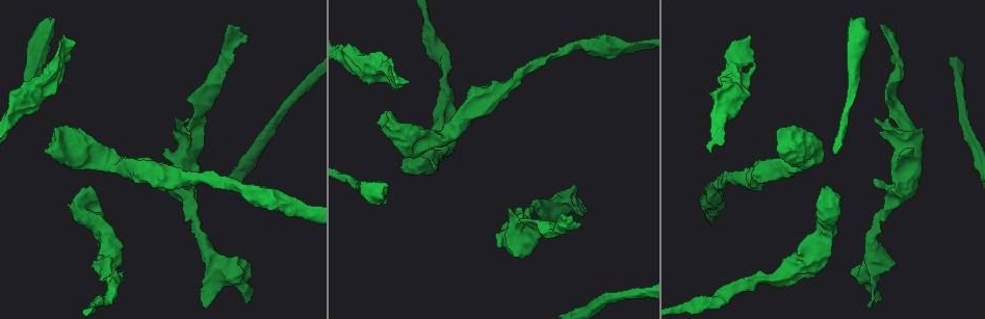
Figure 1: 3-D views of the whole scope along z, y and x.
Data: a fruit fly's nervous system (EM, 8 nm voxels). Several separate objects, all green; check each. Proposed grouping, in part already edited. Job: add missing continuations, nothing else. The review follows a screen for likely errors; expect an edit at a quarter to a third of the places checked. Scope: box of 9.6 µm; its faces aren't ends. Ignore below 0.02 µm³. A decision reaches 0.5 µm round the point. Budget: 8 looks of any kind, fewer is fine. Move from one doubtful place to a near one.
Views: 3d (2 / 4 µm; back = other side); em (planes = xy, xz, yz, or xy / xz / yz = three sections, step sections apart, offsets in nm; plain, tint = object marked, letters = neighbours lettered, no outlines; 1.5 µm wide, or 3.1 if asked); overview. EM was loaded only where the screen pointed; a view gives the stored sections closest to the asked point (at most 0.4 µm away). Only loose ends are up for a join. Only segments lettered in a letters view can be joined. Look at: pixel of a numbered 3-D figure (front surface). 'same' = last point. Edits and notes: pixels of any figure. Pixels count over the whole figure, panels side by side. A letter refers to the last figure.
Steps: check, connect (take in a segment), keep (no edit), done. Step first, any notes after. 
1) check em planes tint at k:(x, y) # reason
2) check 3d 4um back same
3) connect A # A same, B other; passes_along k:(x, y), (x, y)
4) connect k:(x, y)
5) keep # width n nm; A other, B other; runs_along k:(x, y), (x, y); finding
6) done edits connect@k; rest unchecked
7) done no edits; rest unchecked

check 3d 2um at 1:(227, 25) # an open end

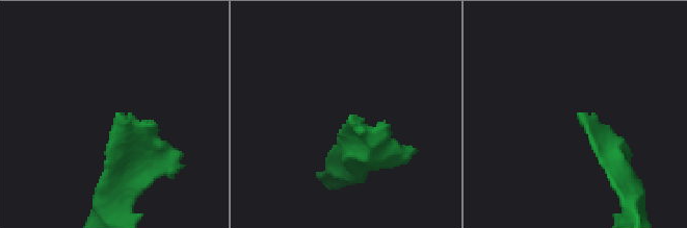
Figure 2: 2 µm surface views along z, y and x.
check em xz step 4 letters at 2:(116, 112) # now the EM

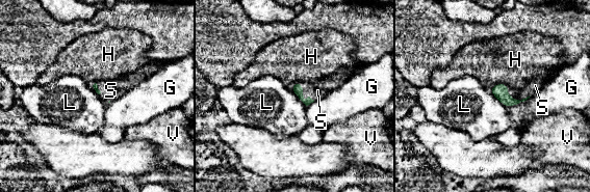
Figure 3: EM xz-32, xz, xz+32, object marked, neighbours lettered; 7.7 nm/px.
check em planes letters same

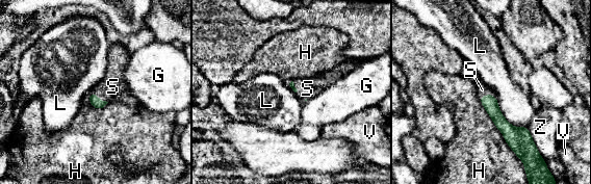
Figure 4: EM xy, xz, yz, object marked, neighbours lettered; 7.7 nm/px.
connect S # G other, H other, L other, S same, V other, Z other; passes_along 4:(94, 100), (99, 98), (112, 86); it goes on there

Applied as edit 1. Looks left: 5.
check em planes tint at 1:(45, 151) # free end

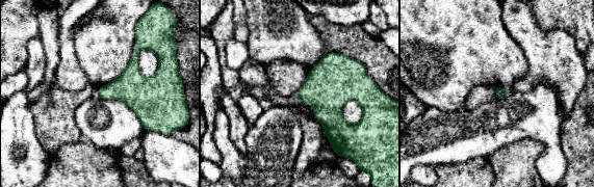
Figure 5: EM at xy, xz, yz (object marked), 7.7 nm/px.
check em planes letters same

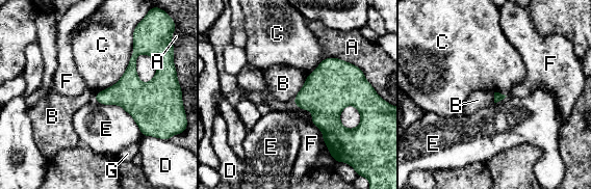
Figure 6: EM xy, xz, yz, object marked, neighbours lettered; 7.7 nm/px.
keep # A other, B other, C other, D other, E other, F other, G other; border 6:(307, 76), (292, 102); none of them fits

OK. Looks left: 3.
check 3d 4um at 1:(383, 200) # free end

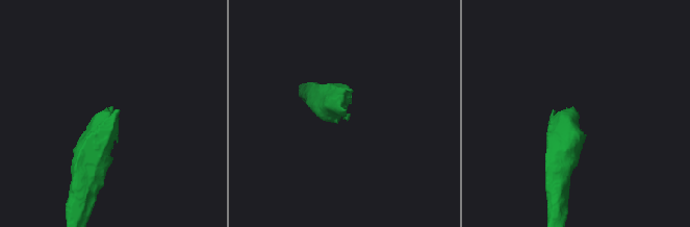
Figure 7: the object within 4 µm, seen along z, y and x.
check em planes letters at 7:(112, 109) # shape alone is not enough

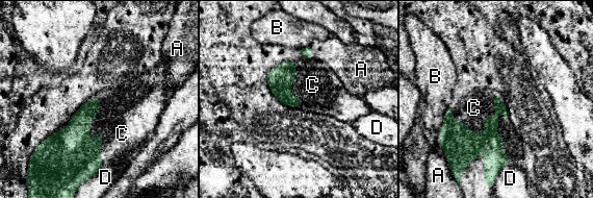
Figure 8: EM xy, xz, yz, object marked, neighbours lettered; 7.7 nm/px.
connect C # A other, B other, C same, D other; it goes on there

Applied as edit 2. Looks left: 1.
done edits connect@4, connect@8; rest unchecked

